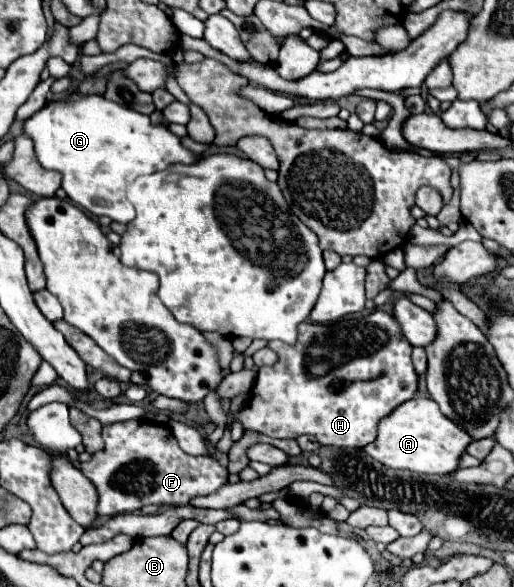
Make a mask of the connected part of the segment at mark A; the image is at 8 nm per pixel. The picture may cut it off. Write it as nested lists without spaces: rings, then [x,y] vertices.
[[[417,396],[401,404],[387,418],[383,418],[379,424],[377,440],[365,446],[363,450],[371,458],[375,458],[377,462],[383,462],[389,468],[403,468],[403,470],[413,470],[421,474],[447,476],[459,468],[459,460],[471,442],[473,438],[465,434],[465,430],[455,426],[455,422],[445,418],[439,406],[431,398]]]

